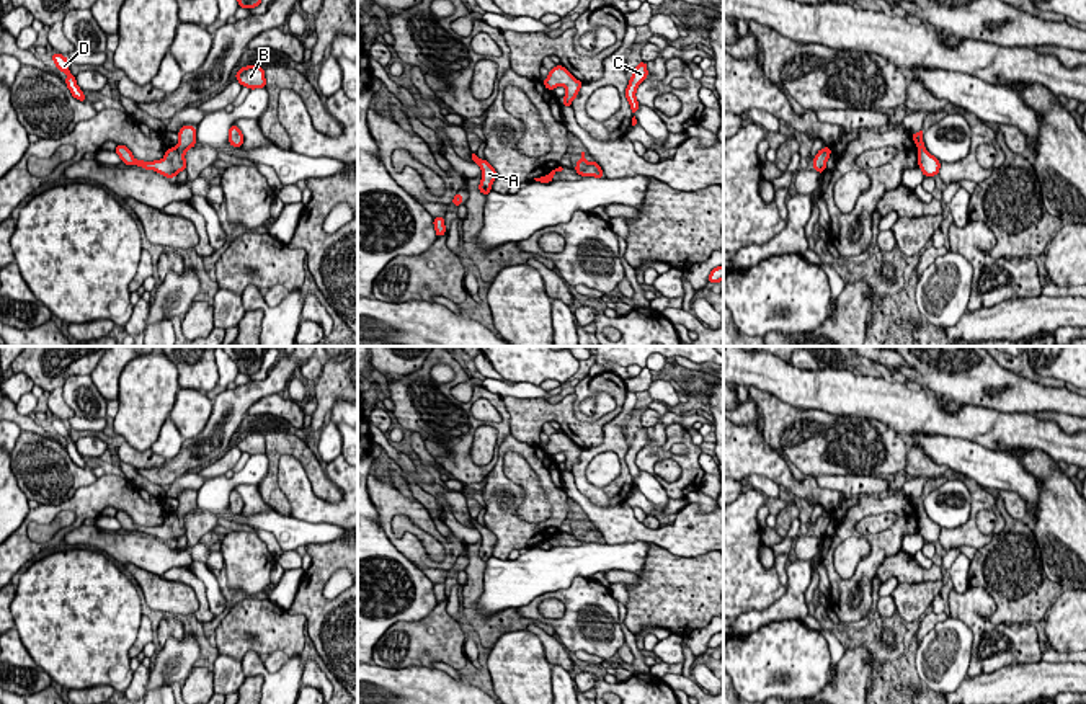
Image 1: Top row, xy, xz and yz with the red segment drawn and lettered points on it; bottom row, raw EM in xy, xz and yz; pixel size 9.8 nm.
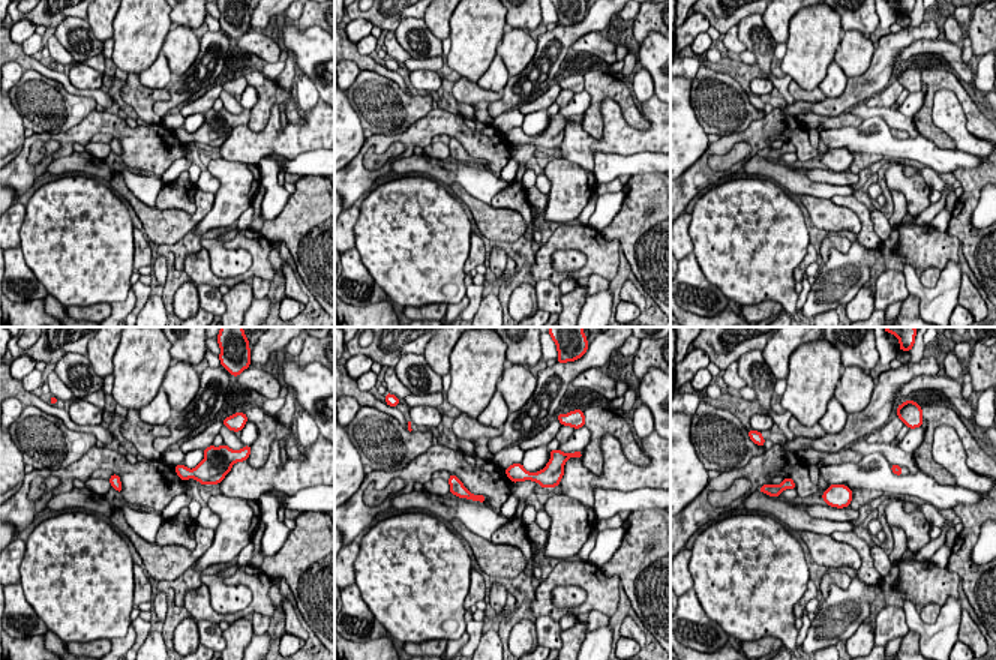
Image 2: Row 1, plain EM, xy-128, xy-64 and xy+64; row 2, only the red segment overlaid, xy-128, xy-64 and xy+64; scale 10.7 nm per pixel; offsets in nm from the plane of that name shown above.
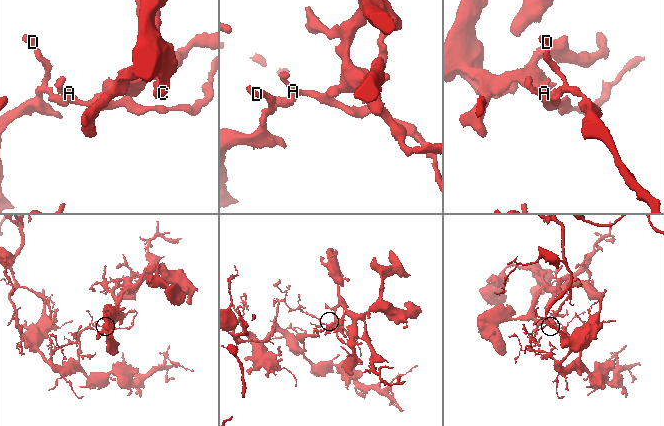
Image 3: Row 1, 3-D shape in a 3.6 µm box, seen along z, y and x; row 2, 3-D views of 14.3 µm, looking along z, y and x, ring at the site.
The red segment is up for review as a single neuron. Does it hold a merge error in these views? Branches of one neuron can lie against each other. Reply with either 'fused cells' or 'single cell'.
fused cells

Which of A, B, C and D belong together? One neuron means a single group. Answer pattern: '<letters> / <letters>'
A D / B C

